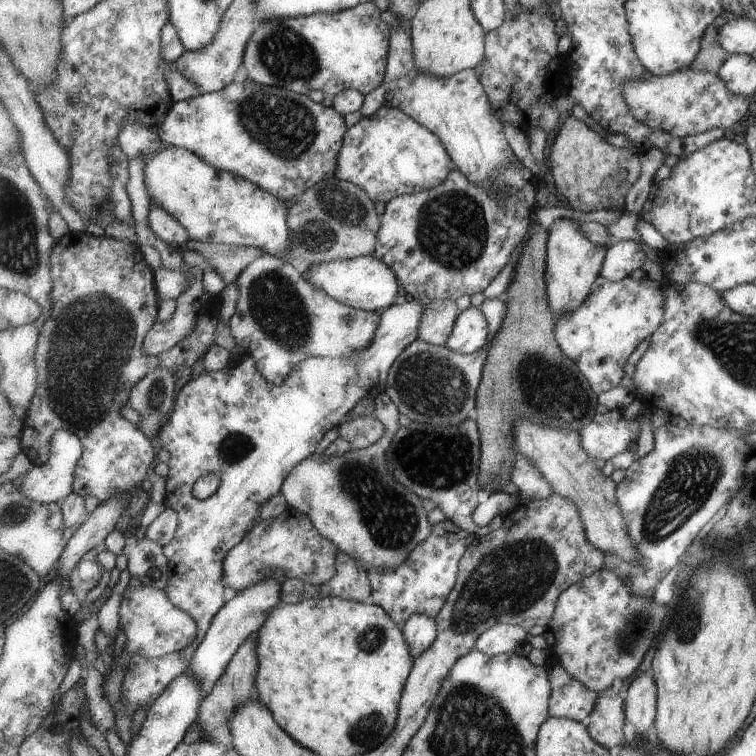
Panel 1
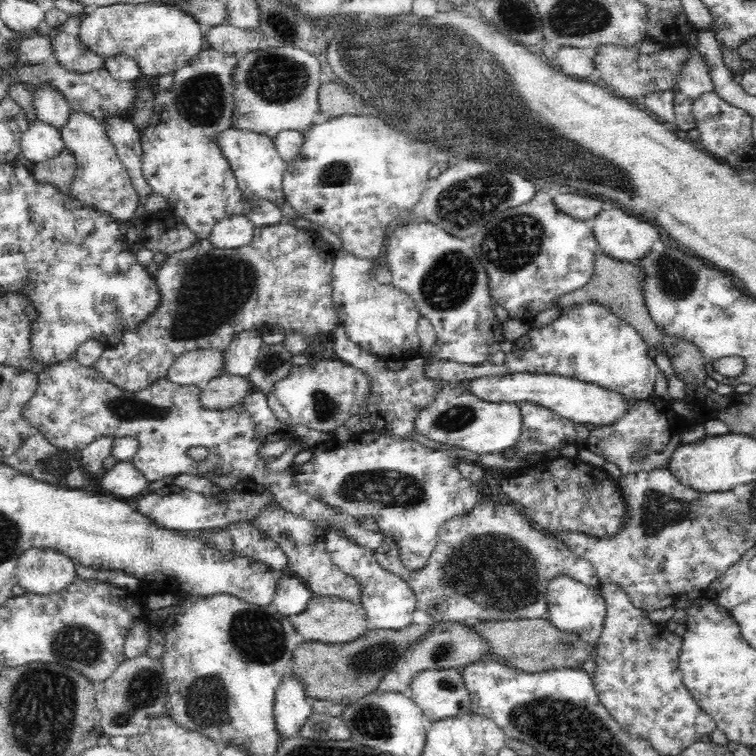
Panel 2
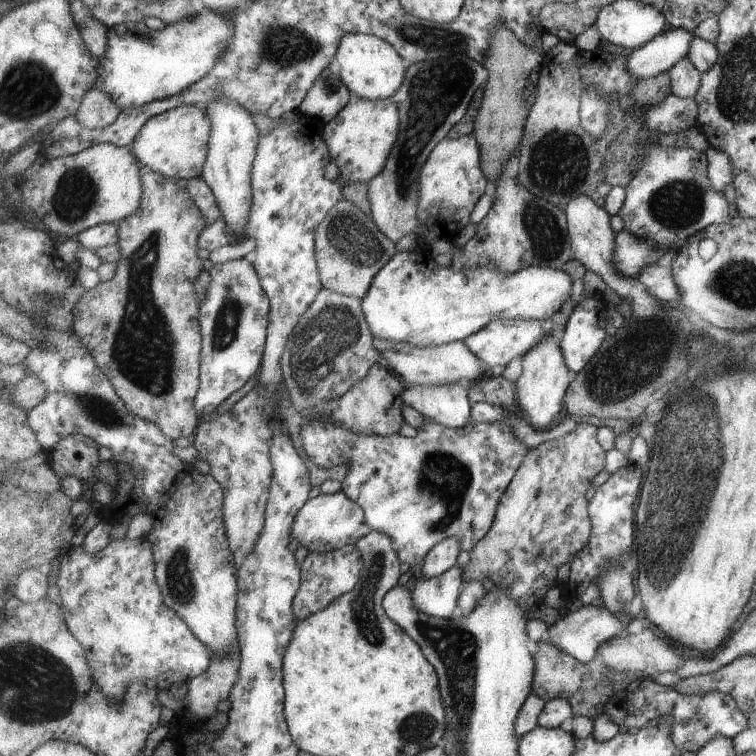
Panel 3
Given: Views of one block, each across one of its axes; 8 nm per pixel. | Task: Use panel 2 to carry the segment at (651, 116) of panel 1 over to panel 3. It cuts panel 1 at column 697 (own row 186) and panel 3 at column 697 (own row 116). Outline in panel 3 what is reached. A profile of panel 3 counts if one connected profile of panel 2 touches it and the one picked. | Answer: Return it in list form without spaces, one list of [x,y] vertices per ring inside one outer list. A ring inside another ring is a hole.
[[[685,57],[669,72],[672,76],[672,93],[684,99],[695,99],[702,81],[702,72],[696,64],[689,57]]]

